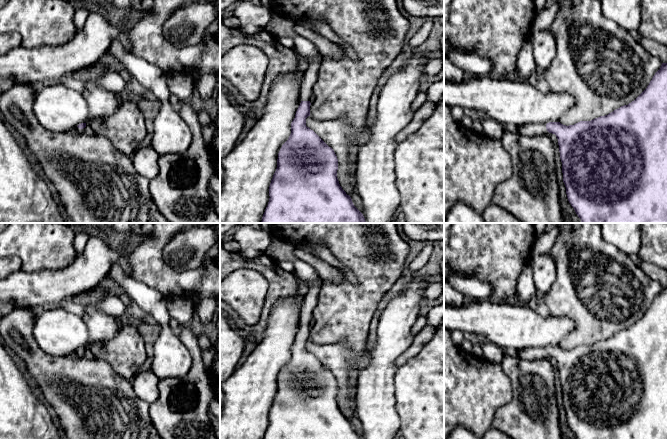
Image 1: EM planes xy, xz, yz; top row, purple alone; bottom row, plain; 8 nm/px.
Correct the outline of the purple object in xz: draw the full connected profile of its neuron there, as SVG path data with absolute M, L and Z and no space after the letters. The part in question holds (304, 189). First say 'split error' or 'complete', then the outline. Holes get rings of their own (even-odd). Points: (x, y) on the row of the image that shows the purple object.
split error | M270 10L270 14L270 23L265 30L277 38L291 37L294 50L308 62L308 67L302 82L301 103L291 123L291 134L278 153L277 168L269 186L270 198L261 223L366 223L363 214L339 184L338 159L334 150L306 126L310 97L324 57L310 40L293 30L296 21L276 11Z

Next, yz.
split error | M667 63L634 101L608 115L569 126L549 122L512 130L523 136L556 135L567 198L581 223L667 223Z

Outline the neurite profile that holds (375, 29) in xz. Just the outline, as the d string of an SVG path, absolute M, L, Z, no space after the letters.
M272 0L271 11L276 11L291 20L302 19L320 20L328 24L333 32L345 44L340 45L343 51L342 59L324 58L312 93L315 101L310 105L310 116L317 120L338 119L344 117L349 120L355 132L359 132L366 124L372 93L382 73L403 49L406 34L409 31L409 21L400 13L396 0ZM345 48L352 48L359 61L353 61Z

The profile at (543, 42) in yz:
M548 30L532 32L529 36L532 42L536 67L547 70L556 56L556 41Z

